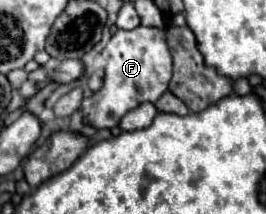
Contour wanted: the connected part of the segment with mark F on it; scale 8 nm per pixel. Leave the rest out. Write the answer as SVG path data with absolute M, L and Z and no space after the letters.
M138 26L134 30L118 30L102 50L102 58L106 60L104 86L92 96L84 98L80 104L82 116L90 126L98 130L118 126L124 114L142 102L156 102L168 90L168 82L172 78L172 56L166 46L164 30L146 26Z

